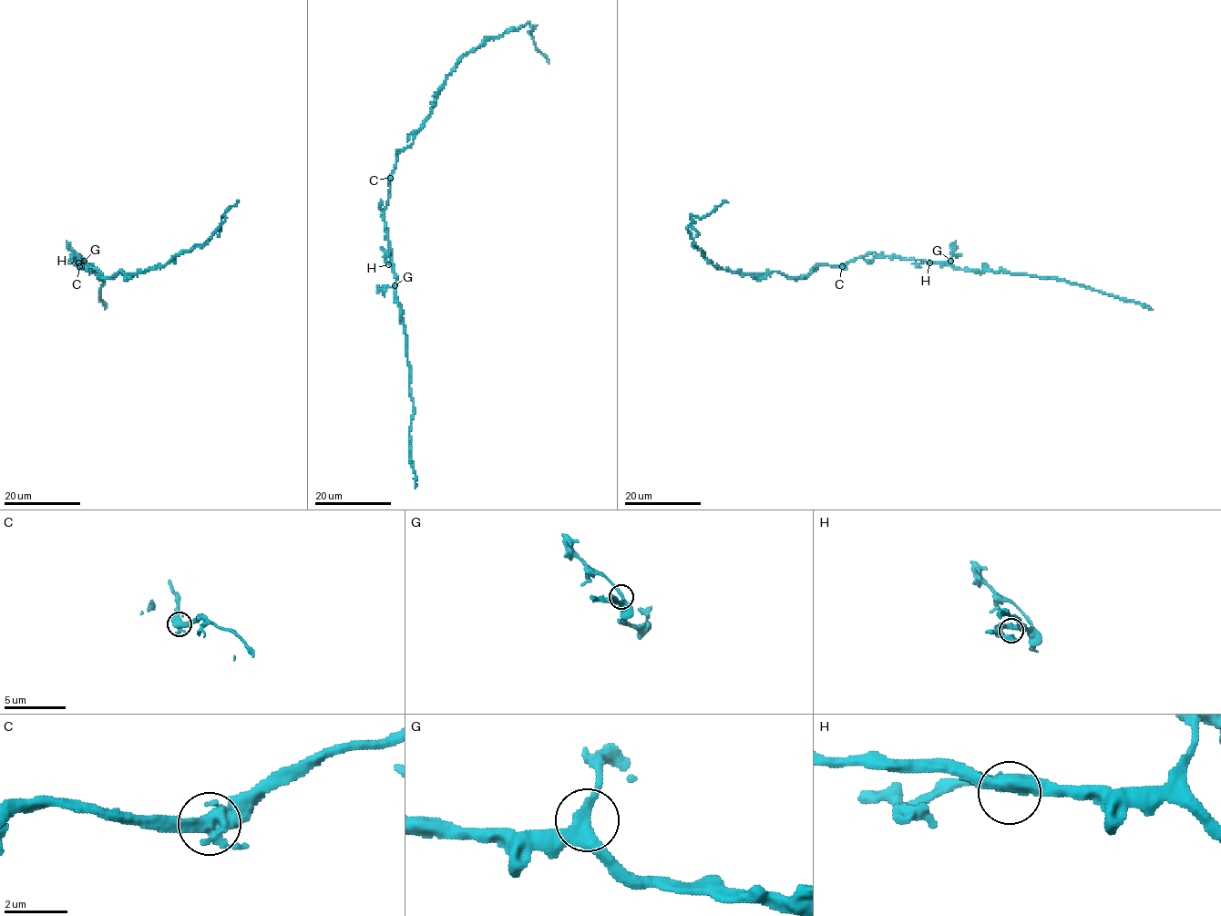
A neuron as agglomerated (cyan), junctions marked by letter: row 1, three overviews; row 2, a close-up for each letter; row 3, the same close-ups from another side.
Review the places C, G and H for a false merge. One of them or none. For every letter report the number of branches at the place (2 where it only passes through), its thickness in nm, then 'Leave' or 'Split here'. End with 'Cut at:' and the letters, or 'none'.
C: Branches: 3. Thickness 400 nm. Leave
G: Branches: 3. Thickness 240 nm. Leave
H: Branches: 3. Thickness 360 nm. Leave
Cut at: none

